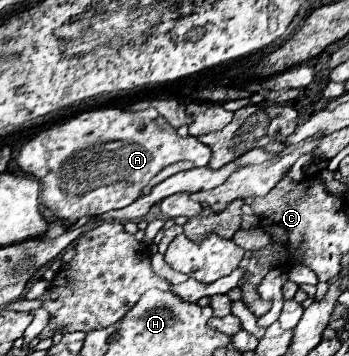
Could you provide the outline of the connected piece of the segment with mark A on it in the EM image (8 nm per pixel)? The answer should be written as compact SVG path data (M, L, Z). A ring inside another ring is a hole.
M96 108L82 112L64 124L46 128L34 138L26 140L16 156L16 164L26 176L32 176L42 184L40 202L52 210L58 220L74 224L78 218L102 216L110 210L132 204L138 196L142 196L142 190L148 186L150 178L154 178L162 168L180 160L190 160L196 162L196 166L206 166L210 156L212 154L208 146L200 144L194 136L180 138L178 132L156 110L128 112L120 108Z

